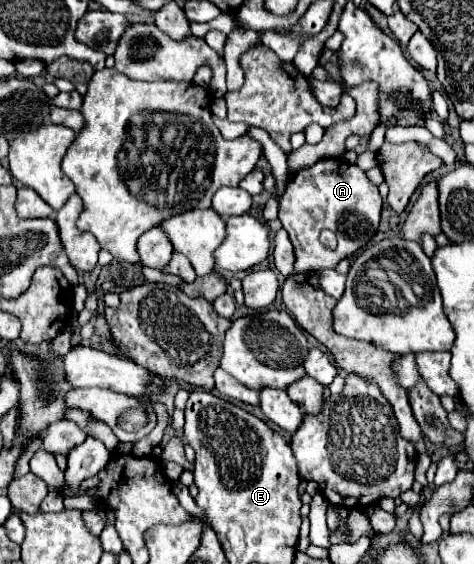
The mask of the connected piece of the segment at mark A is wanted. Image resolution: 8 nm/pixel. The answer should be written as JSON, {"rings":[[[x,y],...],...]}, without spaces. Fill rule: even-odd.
{"rings":[[[322,158],[310,168],[292,176],[286,194],[280,200],[280,222],[290,234],[296,252],[296,272],[312,272],[320,268],[336,268],[336,264],[362,248],[376,232],[380,222],[382,198],[378,186],[372,184],[366,174],[356,166],[336,158]],[[330,228],[338,236],[334,250],[324,248],[318,242],[320,230]]]}

